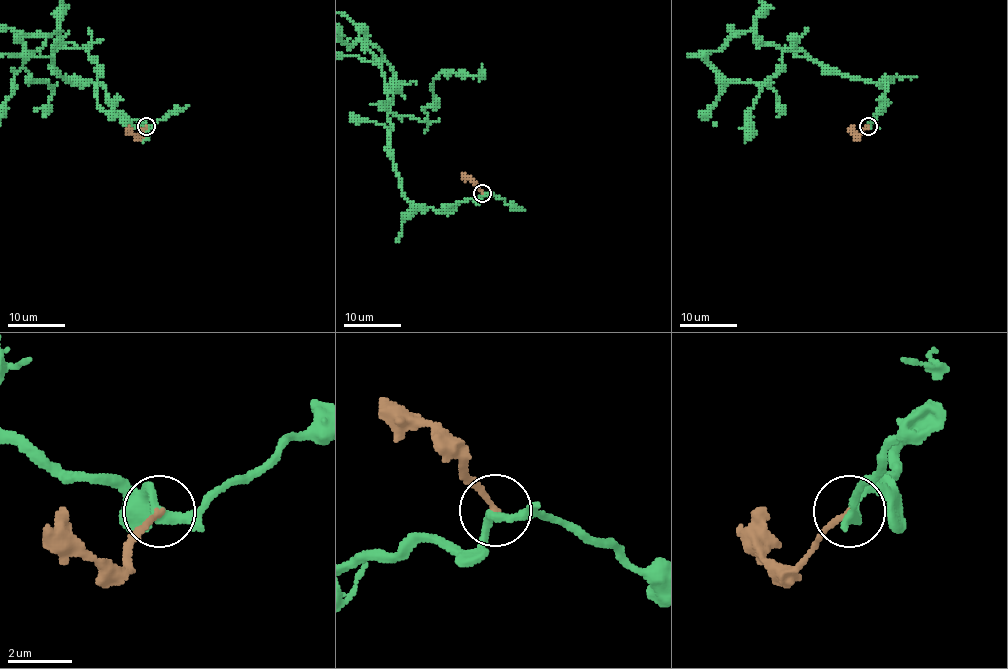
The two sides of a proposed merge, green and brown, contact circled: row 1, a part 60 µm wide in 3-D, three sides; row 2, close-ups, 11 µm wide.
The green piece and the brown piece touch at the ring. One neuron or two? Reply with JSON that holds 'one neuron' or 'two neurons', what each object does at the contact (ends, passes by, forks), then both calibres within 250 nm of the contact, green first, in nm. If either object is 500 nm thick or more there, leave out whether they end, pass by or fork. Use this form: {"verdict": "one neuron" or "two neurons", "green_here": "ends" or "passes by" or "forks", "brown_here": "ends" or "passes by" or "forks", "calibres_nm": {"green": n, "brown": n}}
{"verdict": "two neurons", "green_here": "passes by", "brown_here": "ends", "calibres_nm": {"green": 300, "brown": 170}}

